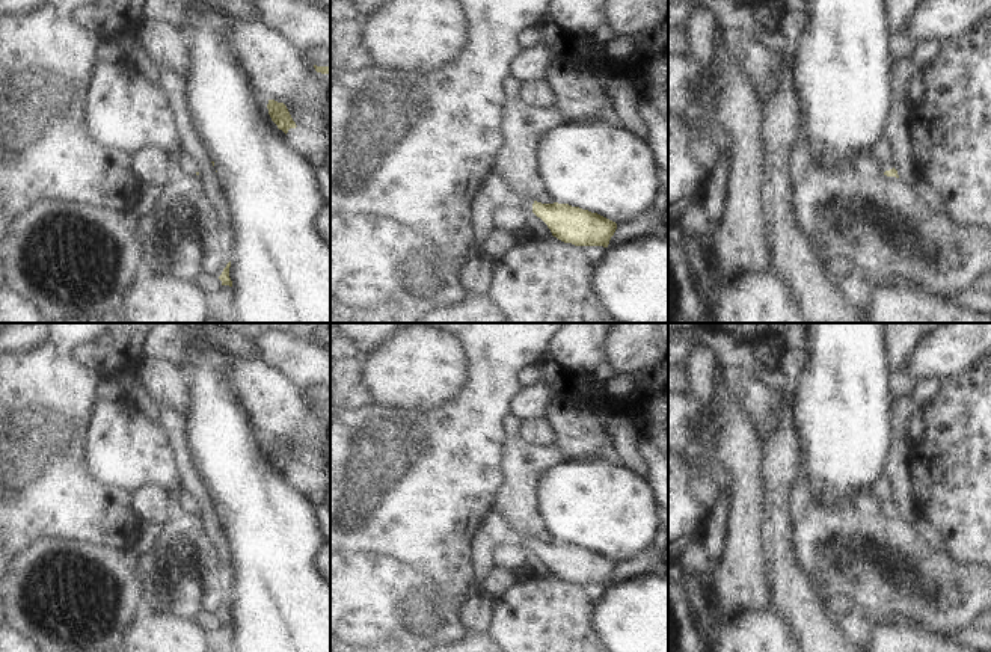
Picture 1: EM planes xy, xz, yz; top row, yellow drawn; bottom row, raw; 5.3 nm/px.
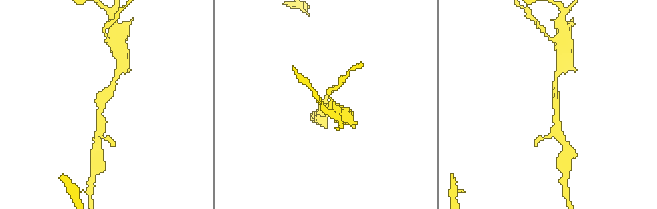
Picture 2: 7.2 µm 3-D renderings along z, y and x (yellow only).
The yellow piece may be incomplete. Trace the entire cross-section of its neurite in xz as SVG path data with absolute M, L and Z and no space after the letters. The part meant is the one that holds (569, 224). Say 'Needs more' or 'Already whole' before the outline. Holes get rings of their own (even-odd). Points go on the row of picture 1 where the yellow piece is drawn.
Needs more. M532 196L516 199L528 213L540 217L552 235L564 243L575 246L603 246L608 248L617 223L588 210L569 204L542 204Z

